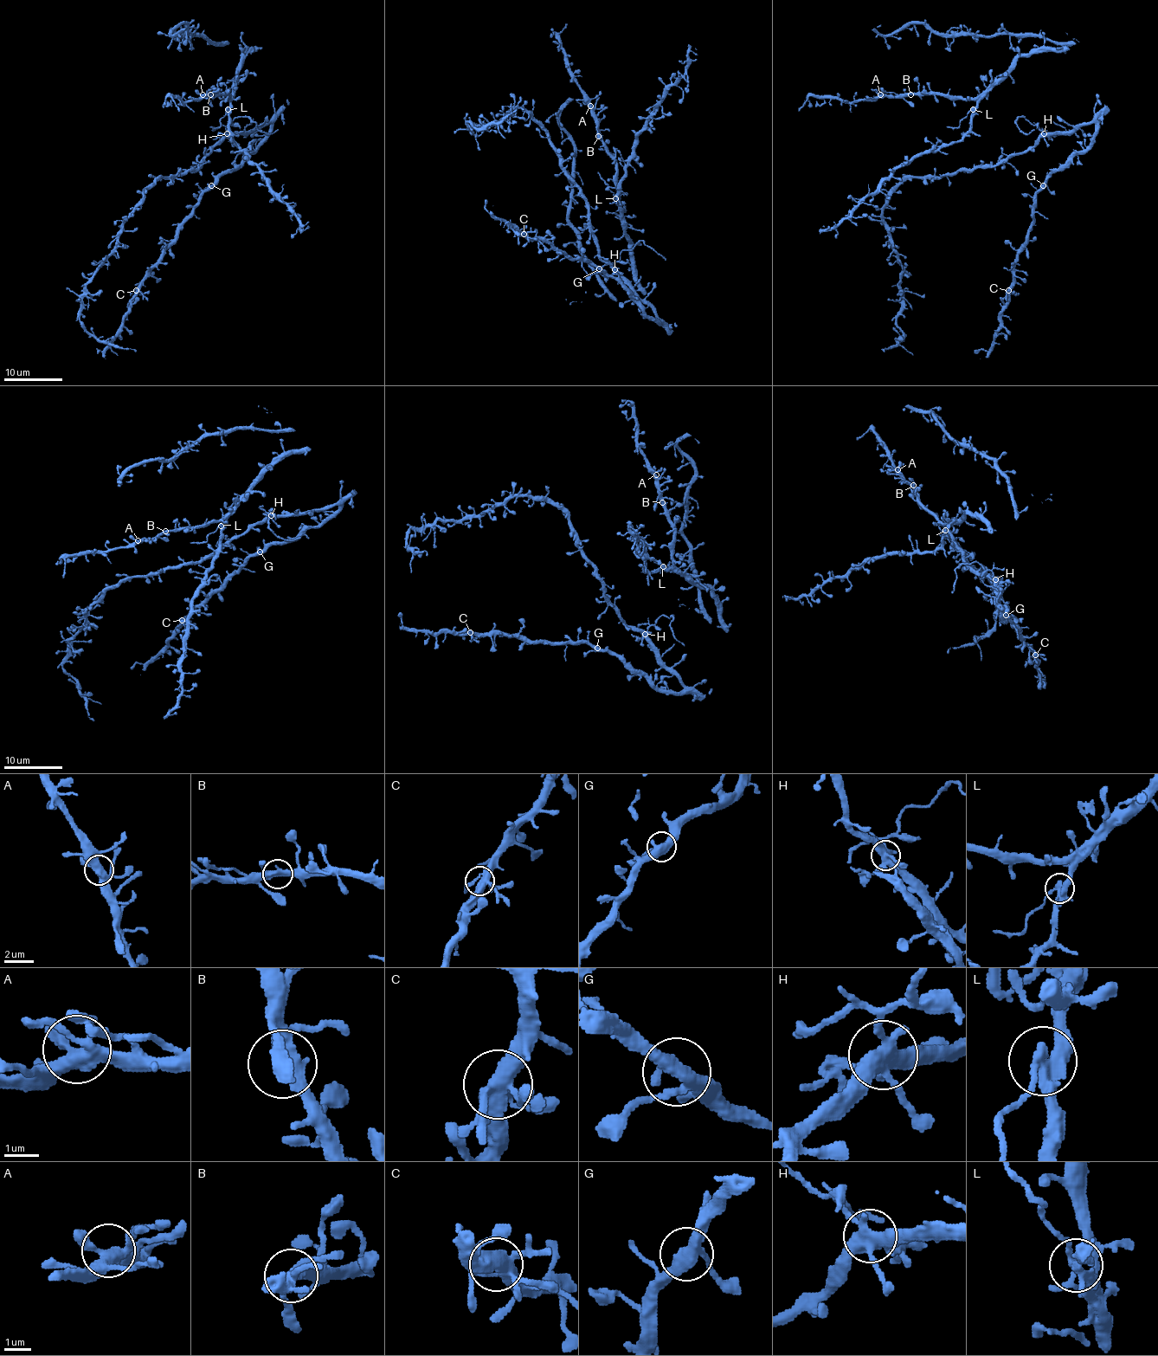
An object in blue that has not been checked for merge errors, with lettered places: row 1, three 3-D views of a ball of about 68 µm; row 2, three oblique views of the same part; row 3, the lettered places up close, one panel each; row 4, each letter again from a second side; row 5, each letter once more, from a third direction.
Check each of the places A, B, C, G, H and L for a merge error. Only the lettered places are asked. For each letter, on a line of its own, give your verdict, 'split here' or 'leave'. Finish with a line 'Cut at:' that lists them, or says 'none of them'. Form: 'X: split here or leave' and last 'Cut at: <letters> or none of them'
A: leave
B: leave
C: leave
G: leave
H: split here
L: split here
Cut at: H, L

